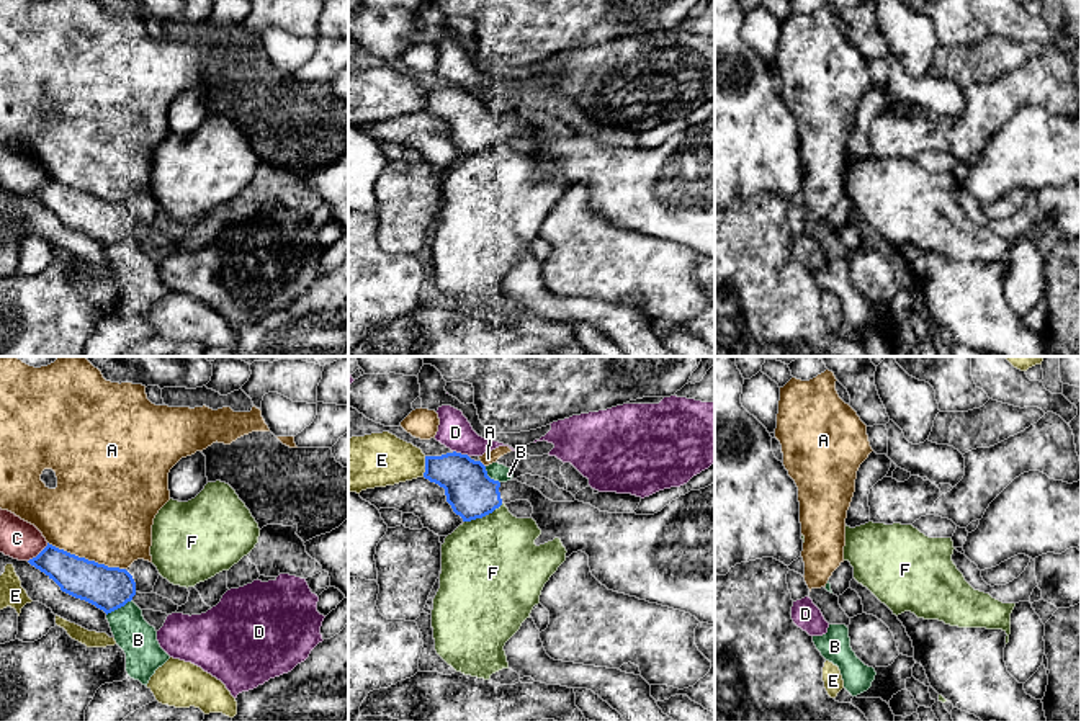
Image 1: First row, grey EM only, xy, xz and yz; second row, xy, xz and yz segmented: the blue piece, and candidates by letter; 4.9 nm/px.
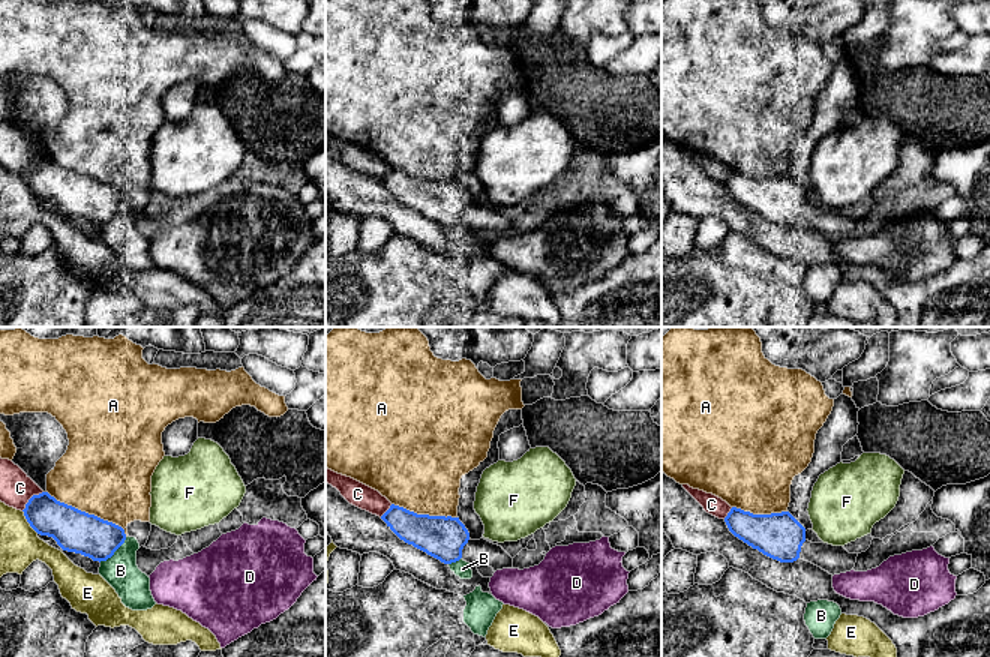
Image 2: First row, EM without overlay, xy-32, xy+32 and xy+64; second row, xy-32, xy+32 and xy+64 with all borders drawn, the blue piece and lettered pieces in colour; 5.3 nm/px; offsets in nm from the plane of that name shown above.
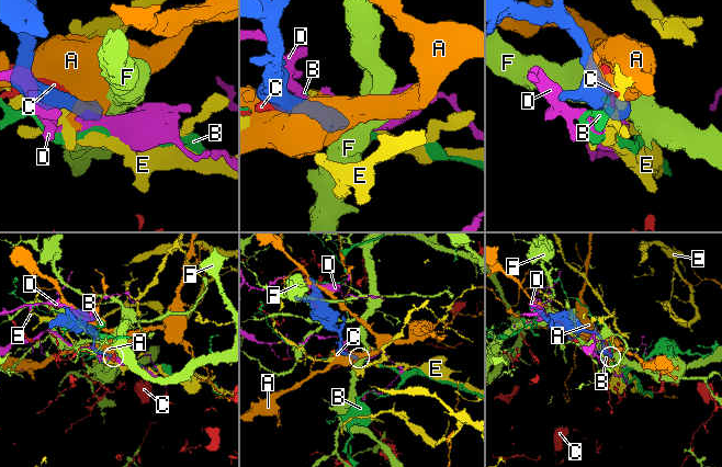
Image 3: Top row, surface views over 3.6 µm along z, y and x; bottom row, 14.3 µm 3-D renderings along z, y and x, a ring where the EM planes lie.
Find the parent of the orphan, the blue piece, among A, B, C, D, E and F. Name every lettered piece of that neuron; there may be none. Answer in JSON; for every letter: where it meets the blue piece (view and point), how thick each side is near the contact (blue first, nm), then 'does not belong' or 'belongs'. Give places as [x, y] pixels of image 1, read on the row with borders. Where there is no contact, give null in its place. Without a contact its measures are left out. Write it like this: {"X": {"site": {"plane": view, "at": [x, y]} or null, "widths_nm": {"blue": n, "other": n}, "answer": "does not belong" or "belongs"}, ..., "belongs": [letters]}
{"A": {"site": {"plane": "xy", "at": [87, 559]}, "widths_nm": {"blue": 220, "other": 500}, "answer": "does not belong"}, "B": {"site": {"plane": "xy", "at": [118, 607]}, "widths_nm": {"blue": 220, "other": 180}, "answer": "does not belong"}, "C": {"site": {"plane": "xy", "at": [40, 553]}, "widths_nm": {"blue": 190, "other": 190}, "answer": "does not belong"}, "D": {"site": {"plane": "xz", "at": [460, 453]}, "widths_nm": {"blue": 240, "other": 170}, "answer": "does not belong"}, "E": {"site": {"plane": "xz", "at": [426, 466]}, "widths_nm": {"blue": 240, "other": 260}, "answer": "does not belong"}, "F": {"site": {"plane": "xz", "at": [483, 515]}, "widths_nm": {"blue": 240, "other": 480}, "answer": "does not belong"}, "belongs": []}

